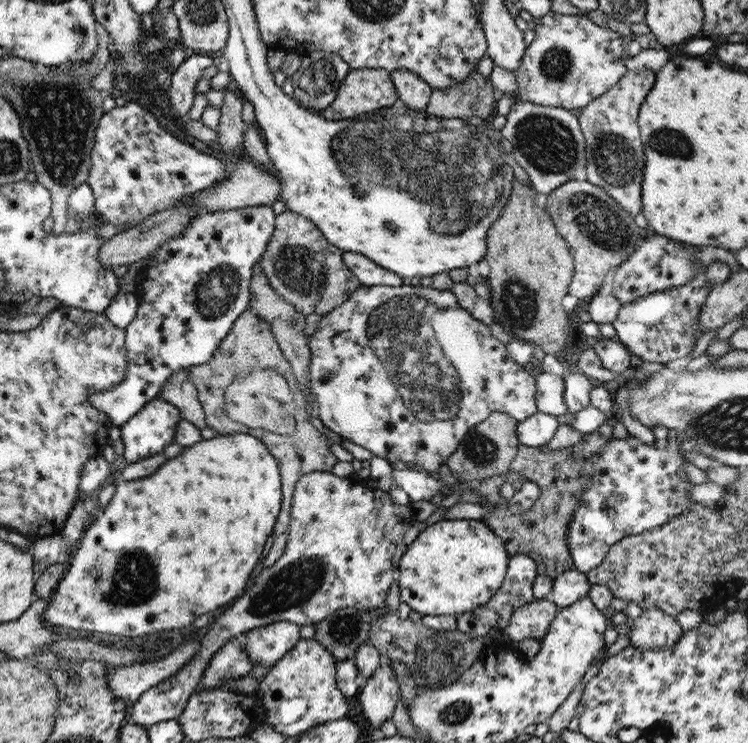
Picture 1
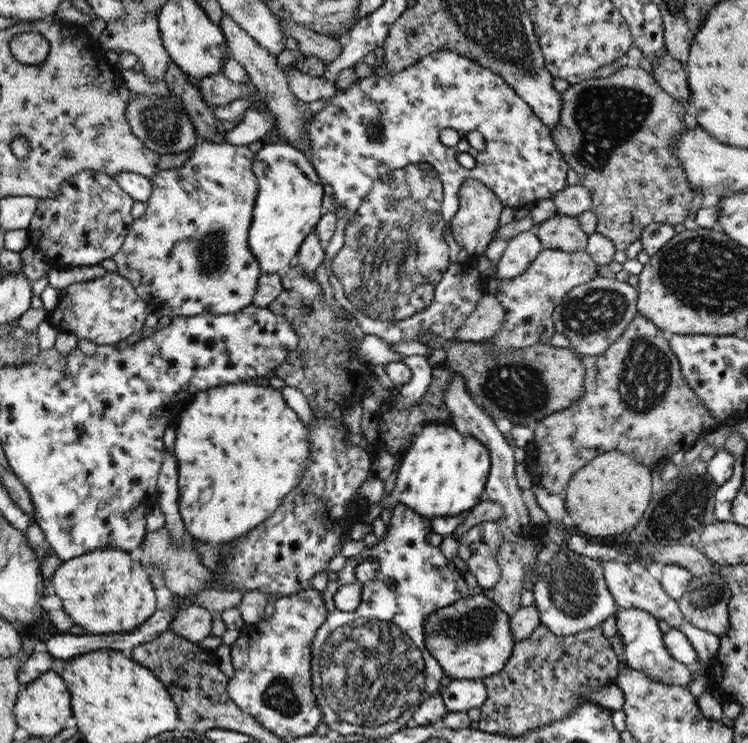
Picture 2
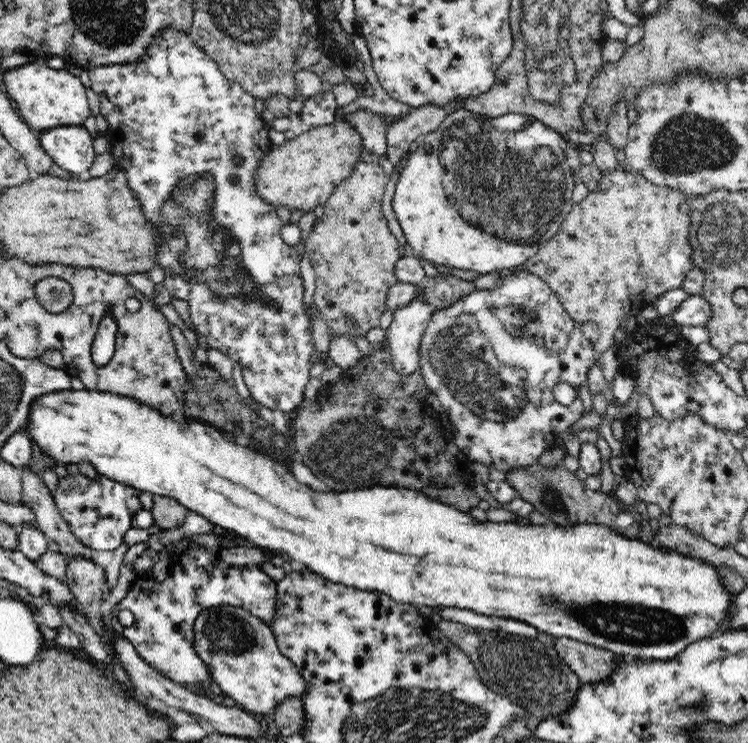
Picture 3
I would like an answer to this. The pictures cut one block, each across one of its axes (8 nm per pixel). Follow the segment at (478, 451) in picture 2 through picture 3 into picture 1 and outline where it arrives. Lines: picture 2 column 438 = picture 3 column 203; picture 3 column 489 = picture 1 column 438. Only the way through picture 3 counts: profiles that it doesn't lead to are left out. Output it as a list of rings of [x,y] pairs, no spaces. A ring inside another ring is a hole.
[[[445,519],[436,522],[401,550],[396,565],[401,601],[422,616],[458,616],[482,607],[501,588],[509,557],[504,542],[483,521]]]

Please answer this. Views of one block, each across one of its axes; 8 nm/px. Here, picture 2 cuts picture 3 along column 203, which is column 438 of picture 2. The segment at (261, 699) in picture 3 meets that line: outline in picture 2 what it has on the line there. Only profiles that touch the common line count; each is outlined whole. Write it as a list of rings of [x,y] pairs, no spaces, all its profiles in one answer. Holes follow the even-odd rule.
[[[471,594],[436,610],[426,618],[424,633],[424,647],[442,665],[445,675],[458,680],[481,680],[500,672],[515,645],[510,631],[510,614],[502,611],[486,594]]]

